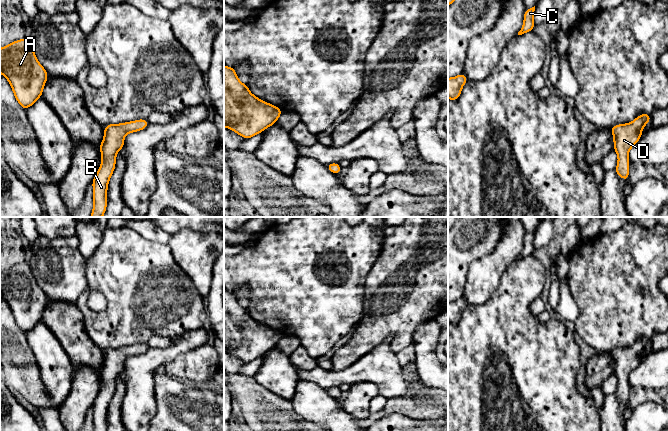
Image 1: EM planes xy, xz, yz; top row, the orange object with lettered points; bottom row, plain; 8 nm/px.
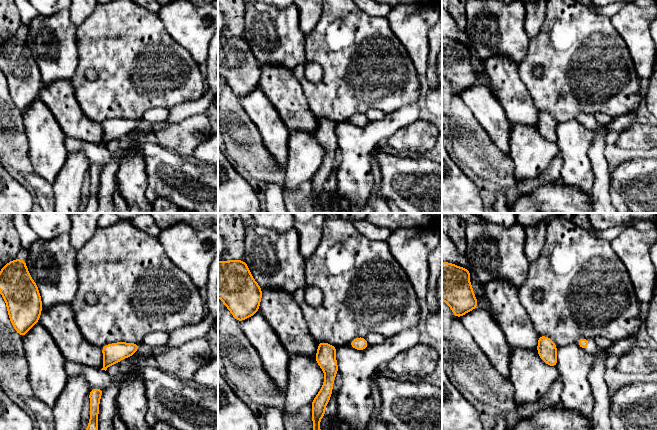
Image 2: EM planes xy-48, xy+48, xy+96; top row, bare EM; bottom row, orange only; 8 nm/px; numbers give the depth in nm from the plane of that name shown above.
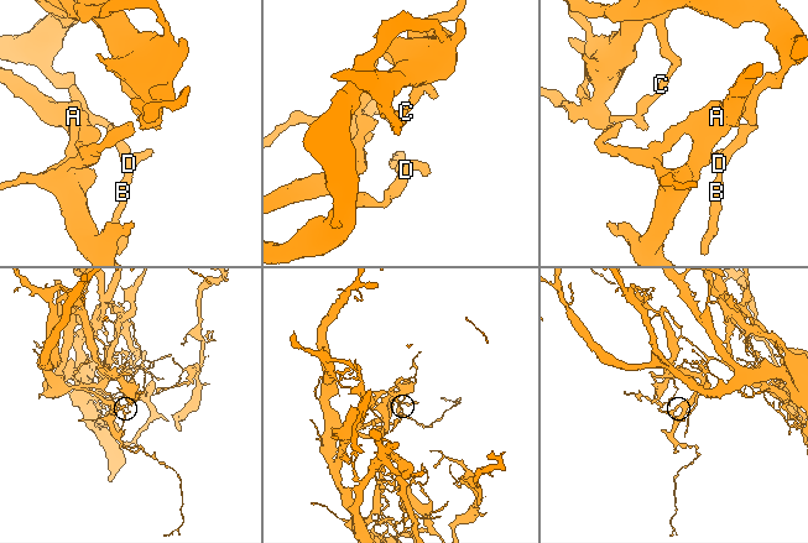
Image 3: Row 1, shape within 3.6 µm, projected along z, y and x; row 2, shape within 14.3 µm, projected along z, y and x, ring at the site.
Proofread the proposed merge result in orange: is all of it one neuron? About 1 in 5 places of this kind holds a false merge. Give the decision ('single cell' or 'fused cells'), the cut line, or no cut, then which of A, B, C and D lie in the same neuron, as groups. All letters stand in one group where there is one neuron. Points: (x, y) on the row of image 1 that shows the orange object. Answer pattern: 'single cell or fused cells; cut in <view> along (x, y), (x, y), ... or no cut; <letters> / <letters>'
single cell; no cut; A B C D

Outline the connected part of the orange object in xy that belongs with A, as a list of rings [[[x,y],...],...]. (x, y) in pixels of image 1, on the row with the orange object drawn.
[[[25,38],[0,49],[0,73],[9,81],[16,100],[24,110],[42,96],[48,79],[30,41]]]

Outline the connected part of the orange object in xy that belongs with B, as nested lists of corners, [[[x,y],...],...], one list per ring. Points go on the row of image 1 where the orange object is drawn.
[[[139,119],[104,126],[104,138],[99,147],[103,159],[92,182],[94,207],[90,217],[102,217],[106,211],[107,187],[115,169],[116,153],[123,148],[124,136],[130,132],[143,130],[148,125],[147,120]]]

